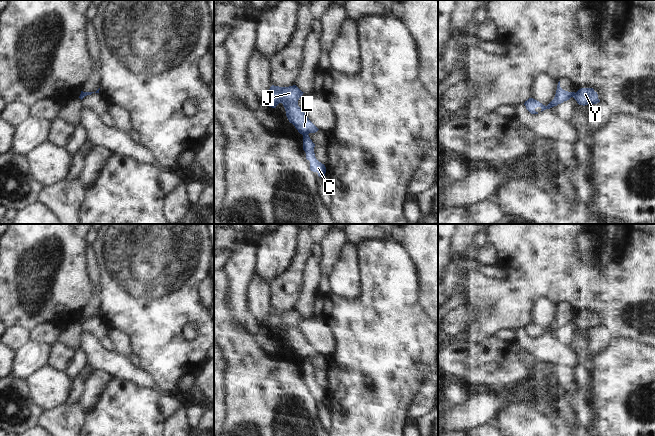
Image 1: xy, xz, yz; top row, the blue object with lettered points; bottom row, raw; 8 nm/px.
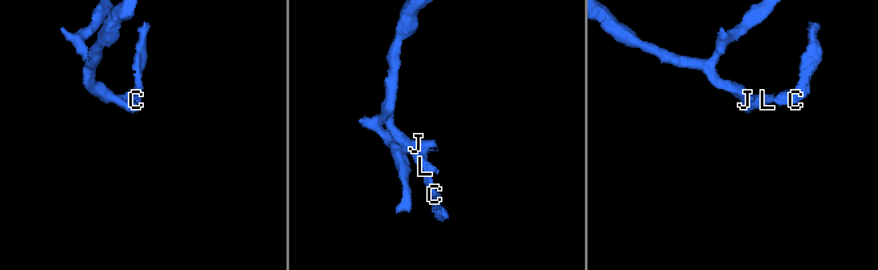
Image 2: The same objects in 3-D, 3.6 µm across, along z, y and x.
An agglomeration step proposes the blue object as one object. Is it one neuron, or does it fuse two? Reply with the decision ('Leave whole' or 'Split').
Split.

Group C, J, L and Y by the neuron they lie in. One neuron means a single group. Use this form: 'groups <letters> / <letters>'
groups C Y / J L

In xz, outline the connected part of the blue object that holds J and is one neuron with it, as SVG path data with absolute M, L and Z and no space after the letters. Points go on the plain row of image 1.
M272 309L265 321L265 328L276 332L279 327L282 327L289 346L295 350L300 358L308 359L309 357L317 356L319 353L298 330L298 324L303 317L296 309L289 311Z

